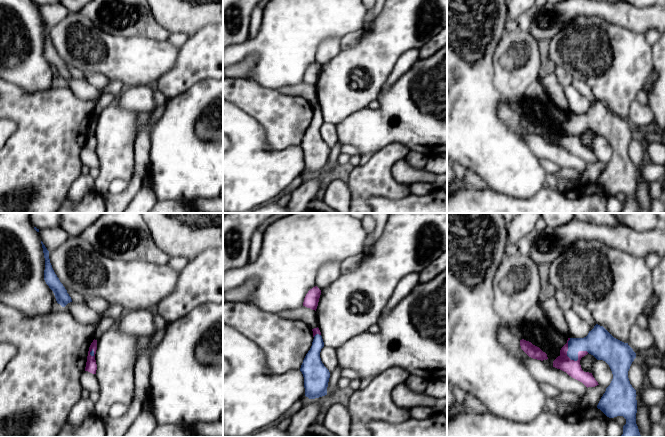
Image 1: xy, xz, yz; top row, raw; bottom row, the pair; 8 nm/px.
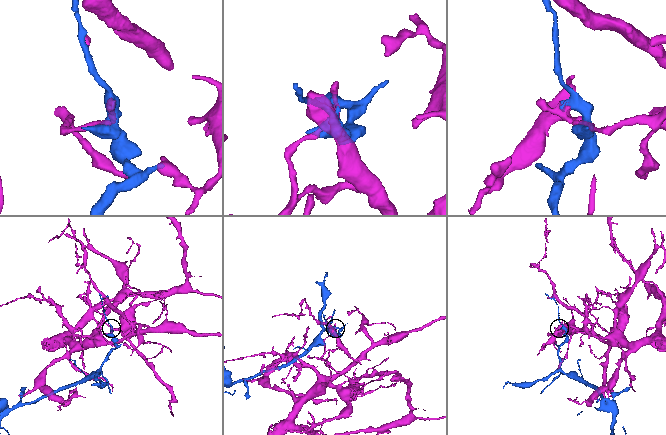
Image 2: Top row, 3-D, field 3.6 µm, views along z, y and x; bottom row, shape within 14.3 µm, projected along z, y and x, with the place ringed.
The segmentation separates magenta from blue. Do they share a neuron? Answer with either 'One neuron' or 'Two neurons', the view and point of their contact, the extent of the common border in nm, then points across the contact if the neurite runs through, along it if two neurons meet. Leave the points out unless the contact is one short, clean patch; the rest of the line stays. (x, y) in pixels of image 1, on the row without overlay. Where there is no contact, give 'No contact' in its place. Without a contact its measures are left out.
Two neurons. Touches magenta at yz (567, 126). Shared border 200 nm

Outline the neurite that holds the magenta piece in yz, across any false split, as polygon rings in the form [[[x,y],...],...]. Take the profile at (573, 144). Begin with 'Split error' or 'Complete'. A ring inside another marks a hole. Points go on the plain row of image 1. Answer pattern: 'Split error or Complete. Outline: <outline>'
Complete. Outline: [[[568,114],[567,119],[561,124],[560,131],[553,137],[553,143],[566,148],[572,154],[582,158],[587,164],[599,161],[592,149],[584,148],[581,144],[580,136],[588,130],[587,127],[579,127],[577,137],[571,136],[567,132],[569,116],[570,114]]]

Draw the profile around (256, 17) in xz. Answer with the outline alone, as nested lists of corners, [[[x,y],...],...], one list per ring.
[[[257,5],[251,14],[250,17],[250,27],[249,27],[249,32],[248,32],[248,38],[254,37],[261,26],[262,22],[262,9]]]

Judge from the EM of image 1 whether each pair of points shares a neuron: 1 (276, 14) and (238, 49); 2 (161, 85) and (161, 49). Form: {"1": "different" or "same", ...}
{"1": "same", "2": "different"}

